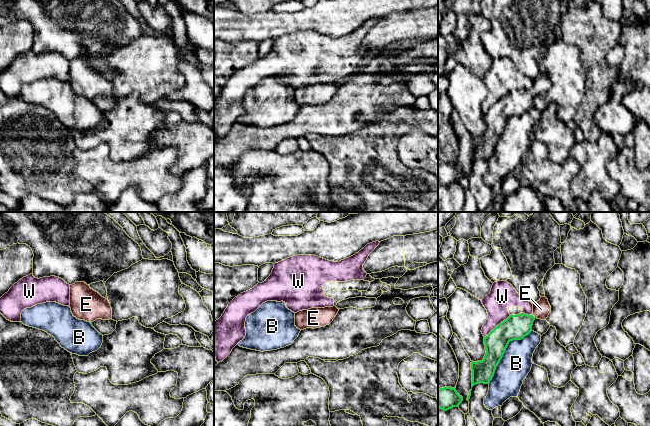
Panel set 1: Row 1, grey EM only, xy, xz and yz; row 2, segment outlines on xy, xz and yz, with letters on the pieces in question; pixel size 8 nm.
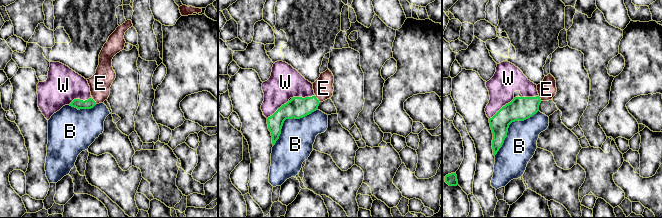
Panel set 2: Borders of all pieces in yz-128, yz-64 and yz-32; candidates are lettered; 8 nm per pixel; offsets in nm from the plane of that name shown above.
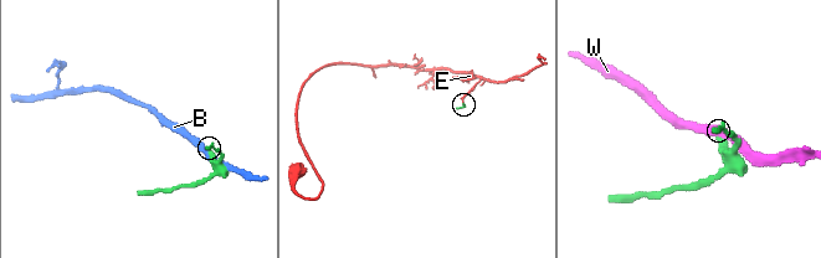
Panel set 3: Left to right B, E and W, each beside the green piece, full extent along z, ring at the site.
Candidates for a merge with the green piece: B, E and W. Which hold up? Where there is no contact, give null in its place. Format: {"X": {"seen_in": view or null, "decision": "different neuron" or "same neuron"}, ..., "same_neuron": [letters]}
{"B": {"seen_in": "yz", "decision": "different neuron"}, "E": {"seen_in": "yz", "decision": "same neuron"}, "W": {"seen_in": "yz", "decision": "different neuron"}, "same_neuron": ["E"]}

